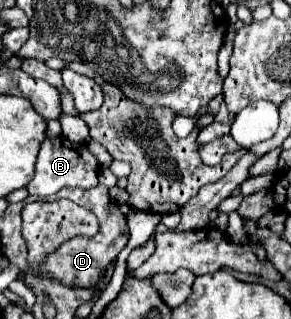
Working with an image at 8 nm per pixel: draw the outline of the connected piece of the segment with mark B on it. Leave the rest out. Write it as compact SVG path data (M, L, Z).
M55 136L55 138L45 138L41 142L41 150L37 156L37 164L35 164L35 176L33 180L27 184L27 192L33 196L41 196L41 198L49 198L55 192L63 190L63 188L95 188L97 182L97 174L99 174L99 162L97 158L89 152L89 148L85 144L73 144L63 136Z

